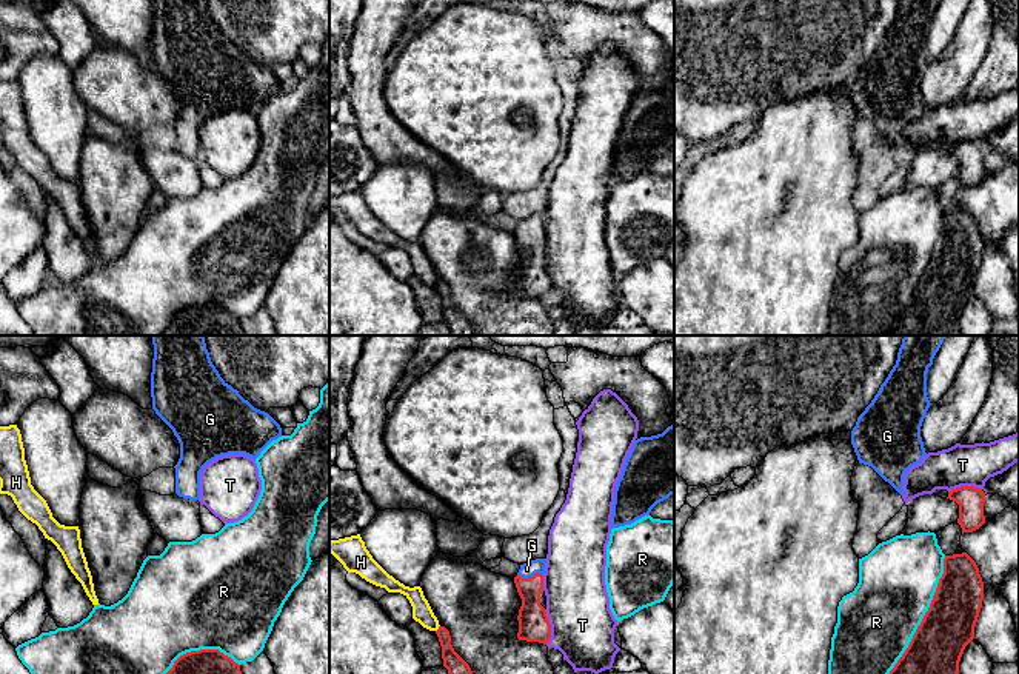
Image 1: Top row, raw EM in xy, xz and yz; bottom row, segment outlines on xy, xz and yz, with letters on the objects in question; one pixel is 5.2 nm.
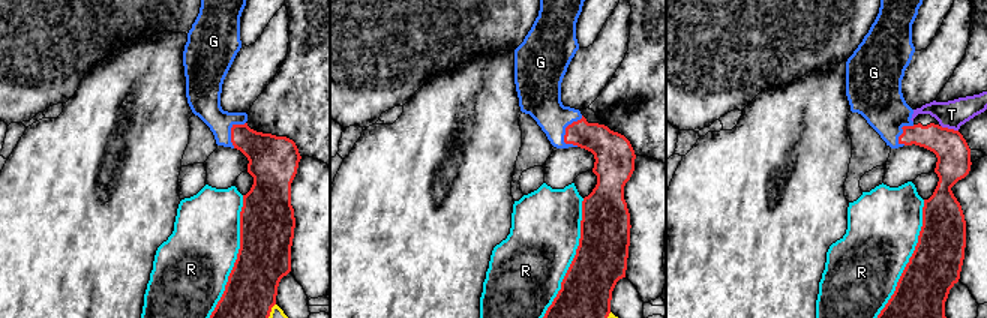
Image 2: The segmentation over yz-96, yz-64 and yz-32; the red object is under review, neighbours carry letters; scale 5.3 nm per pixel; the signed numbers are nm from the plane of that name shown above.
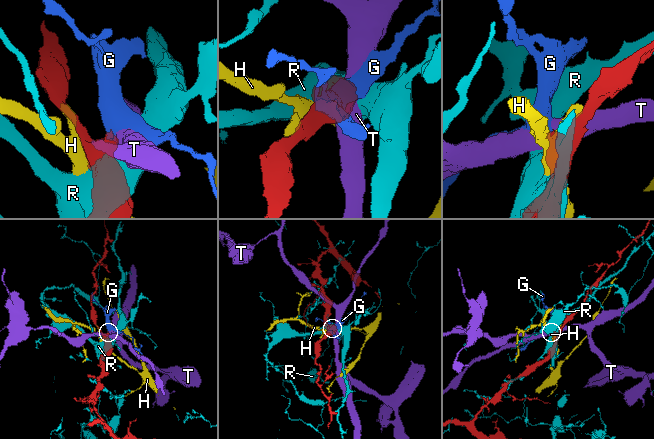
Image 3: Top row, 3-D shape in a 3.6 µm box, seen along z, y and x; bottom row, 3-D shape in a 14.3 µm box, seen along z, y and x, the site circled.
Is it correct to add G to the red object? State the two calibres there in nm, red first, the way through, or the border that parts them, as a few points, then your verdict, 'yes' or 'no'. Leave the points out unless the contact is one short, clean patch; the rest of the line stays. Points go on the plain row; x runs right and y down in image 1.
calibres 160 and 80 nm; way xz (533, 277), (530, 233), (527, 225); yes

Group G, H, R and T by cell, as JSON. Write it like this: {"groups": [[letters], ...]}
{"groups": [["G"], ["H"], ["R"], ["T"]]}

